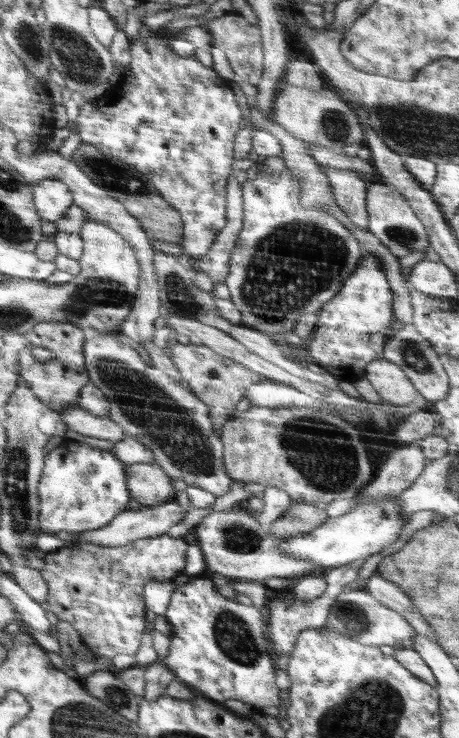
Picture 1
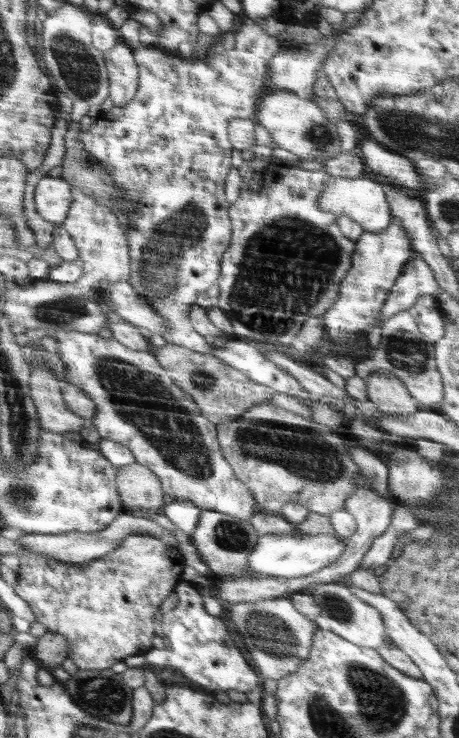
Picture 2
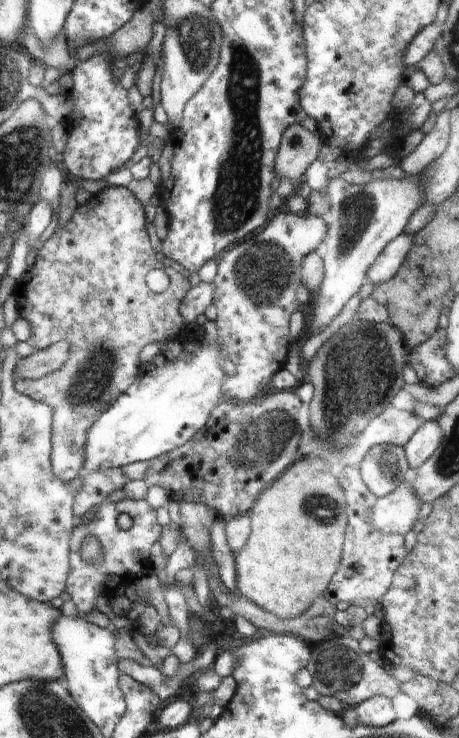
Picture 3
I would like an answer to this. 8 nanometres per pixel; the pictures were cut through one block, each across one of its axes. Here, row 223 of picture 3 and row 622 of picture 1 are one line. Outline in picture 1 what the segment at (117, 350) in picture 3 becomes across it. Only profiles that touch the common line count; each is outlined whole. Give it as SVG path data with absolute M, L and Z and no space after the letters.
M166 533L154 538L150 537L134 540L129 544L114 546L113 548L110 546L105 548L104 546L97 546L96 544L81 544L80 546L73 545L64 547L52 554L48 553L43 558L46 566L44 566L44 570L40 571L42 578L46 580L48 586L48 600L46 600L46 603L43 605L47 607L44 607L44 610L49 610L54 613L54 615L58 617L58 620L70 623L70 625L72 625L72 627L74 627L76 632L79 634L82 645L88 647L95 657L110 657L110 660L112 660L112 658L119 654L126 654L130 656L136 655L141 646L142 635L144 635L144 631L148 625L145 619L145 612L147 608L145 606L144 596L142 596L144 584L146 584L149 580L153 580L153 582L172 581L175 577L183 574L186 567L186 552L188 551L188 548L189 544L184 540L184 538L172 538L172 536Z

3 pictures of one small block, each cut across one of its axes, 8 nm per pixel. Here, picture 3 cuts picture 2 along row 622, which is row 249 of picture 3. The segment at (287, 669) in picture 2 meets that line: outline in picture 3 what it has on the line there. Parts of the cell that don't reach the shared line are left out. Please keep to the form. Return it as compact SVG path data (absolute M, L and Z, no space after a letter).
M279 209L270 217L267 224L252 236L237 242L234 248L222 252L218 259L218 270L213 285L214 306L217 308L215 320L219 331L219 344L227 360L236 364L236 374L225 376L222 381L222 399L224 396L238 402L250 402L262 394L273 376L284 369L287 361L289 338L289 320L292 313L302 306L296 300L296 289L301 284L301 264L306 254L316 251L327 233L327 224L322 216L307 213L294 214Z

